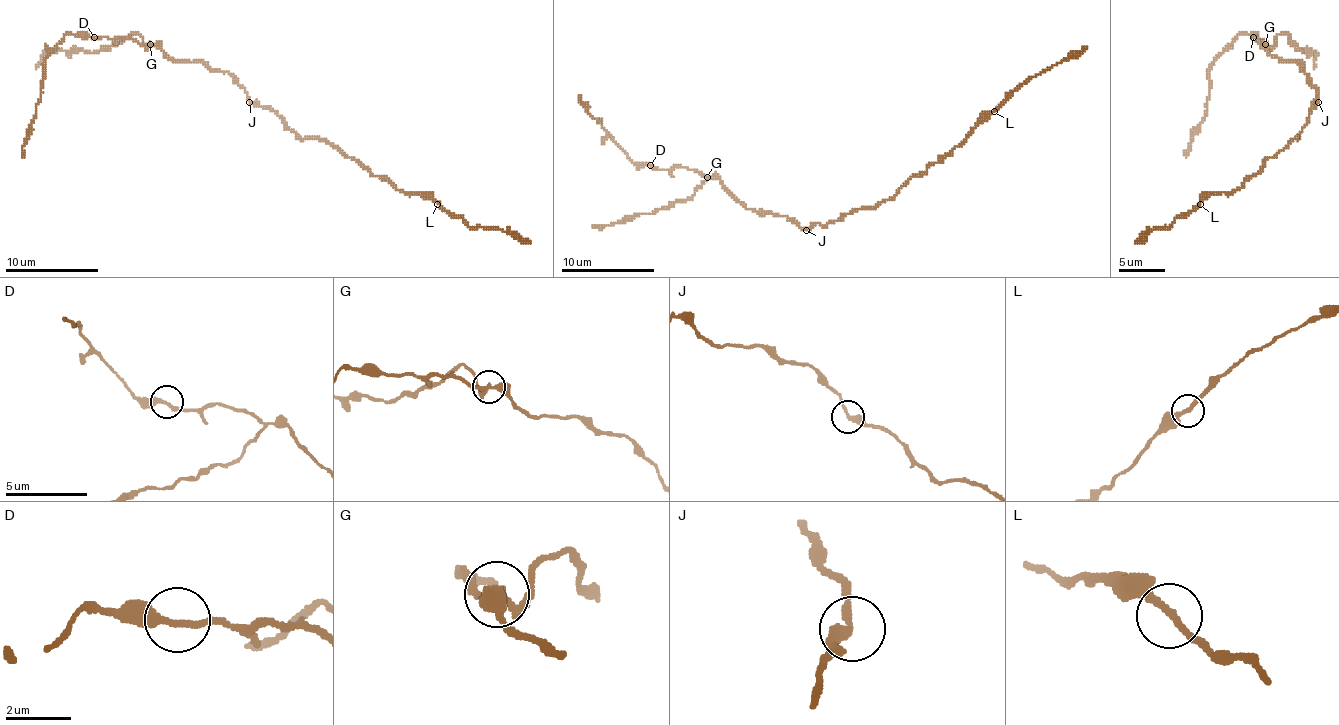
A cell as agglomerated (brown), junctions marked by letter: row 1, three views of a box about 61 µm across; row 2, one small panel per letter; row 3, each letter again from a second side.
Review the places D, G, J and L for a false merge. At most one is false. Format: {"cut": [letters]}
{"cut": ["G"]}

